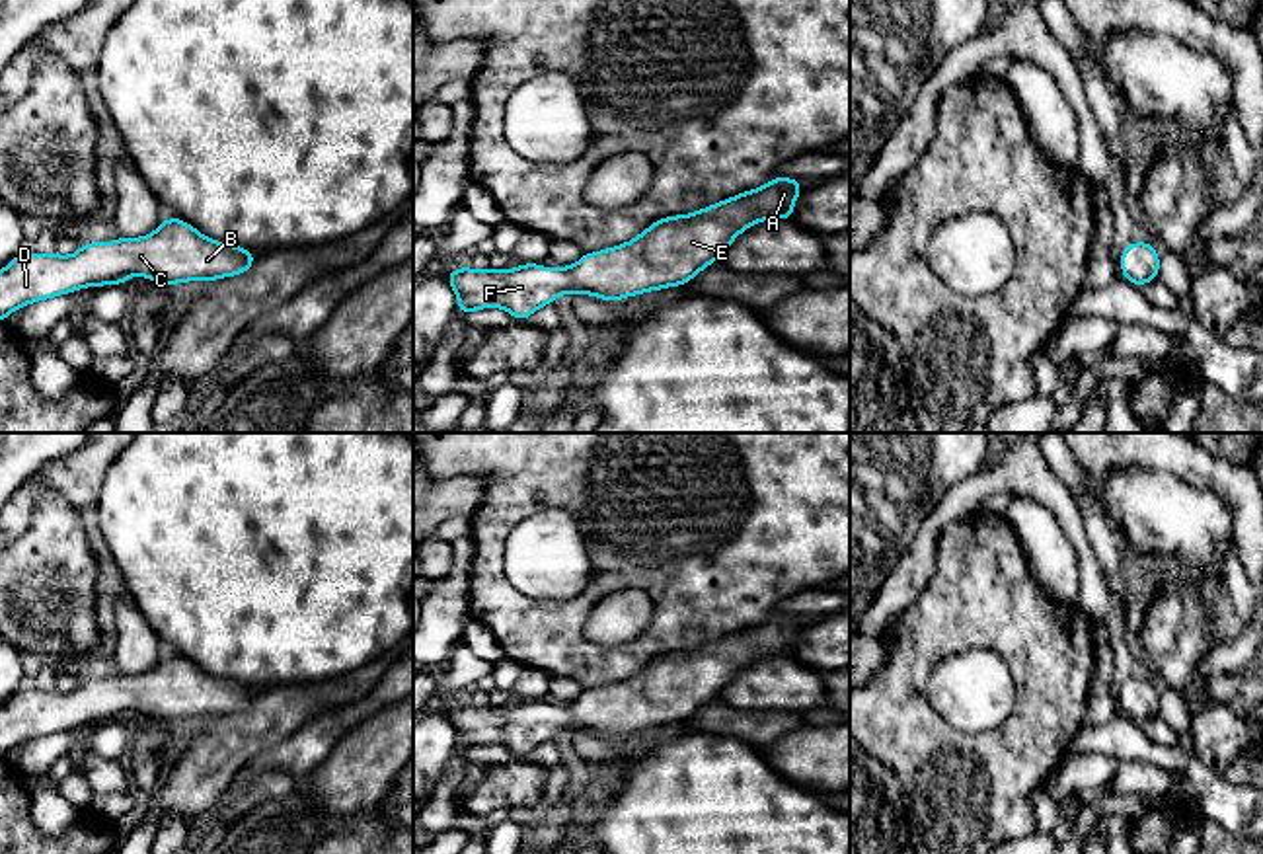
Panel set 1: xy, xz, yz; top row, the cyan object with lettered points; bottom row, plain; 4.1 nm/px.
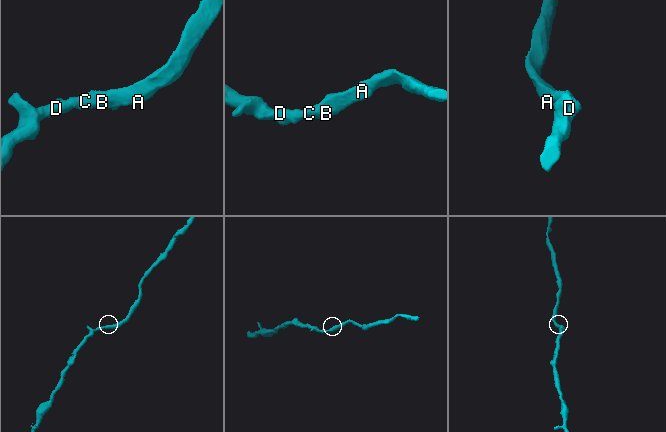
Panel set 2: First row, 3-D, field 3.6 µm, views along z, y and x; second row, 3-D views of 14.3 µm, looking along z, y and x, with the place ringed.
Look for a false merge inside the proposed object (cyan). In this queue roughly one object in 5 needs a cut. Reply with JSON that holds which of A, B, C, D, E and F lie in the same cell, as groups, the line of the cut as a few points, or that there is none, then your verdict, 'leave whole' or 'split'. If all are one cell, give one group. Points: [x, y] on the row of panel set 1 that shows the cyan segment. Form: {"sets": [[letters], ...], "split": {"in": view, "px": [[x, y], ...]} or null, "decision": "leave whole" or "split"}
{"sets": [["A", "B", "C", "D", "E", "F"]], "split": null, "decision": "leave whole"}

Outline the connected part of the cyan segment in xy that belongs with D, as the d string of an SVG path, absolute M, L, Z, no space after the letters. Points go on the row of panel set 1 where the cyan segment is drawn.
M170 216L158 228L140 238L117 238L113 242L80 244L74 255L37 252L18 253L0 269L0 322L31 302L76 292L86 287L127 285L133 275L172 287L189 281L216 281L244 275L251 269L257 253L228 242L201 234L189 222Z

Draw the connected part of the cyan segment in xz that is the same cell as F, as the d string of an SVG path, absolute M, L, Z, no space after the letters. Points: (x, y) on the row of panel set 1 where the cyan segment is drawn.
M774 175L766 185L704 207L663 216L626 244L583 253L573 265L548 269L520 263L515 269L476 271L468 263L446 279L458 314L503 308L513 320L528 320L559 294L593 294L606 302L684 287L702 269L719 261L735 238L756 222L793 220L801 179Z

